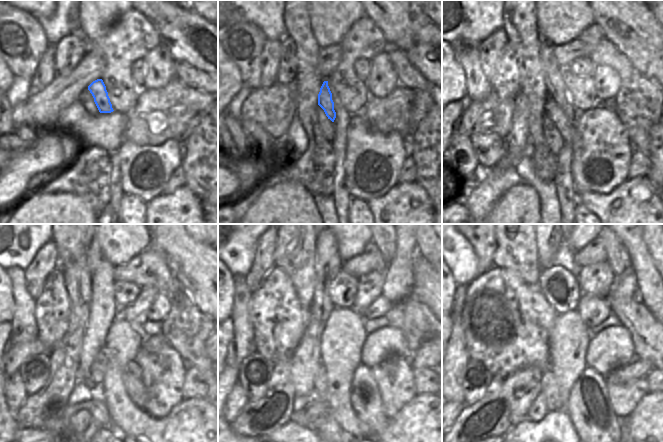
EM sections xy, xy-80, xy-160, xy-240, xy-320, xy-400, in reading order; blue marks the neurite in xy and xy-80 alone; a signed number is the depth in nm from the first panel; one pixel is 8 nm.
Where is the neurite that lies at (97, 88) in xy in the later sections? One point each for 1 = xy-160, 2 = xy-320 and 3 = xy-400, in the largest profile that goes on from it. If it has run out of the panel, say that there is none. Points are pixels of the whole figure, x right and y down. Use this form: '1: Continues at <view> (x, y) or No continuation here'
1: Continues at xy-160 (568, 130)
2: Continues at xy-320 (365, 398)
3: Continues at xy-400 (588, 406)

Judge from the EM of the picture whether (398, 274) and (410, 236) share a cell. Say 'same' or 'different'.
same

